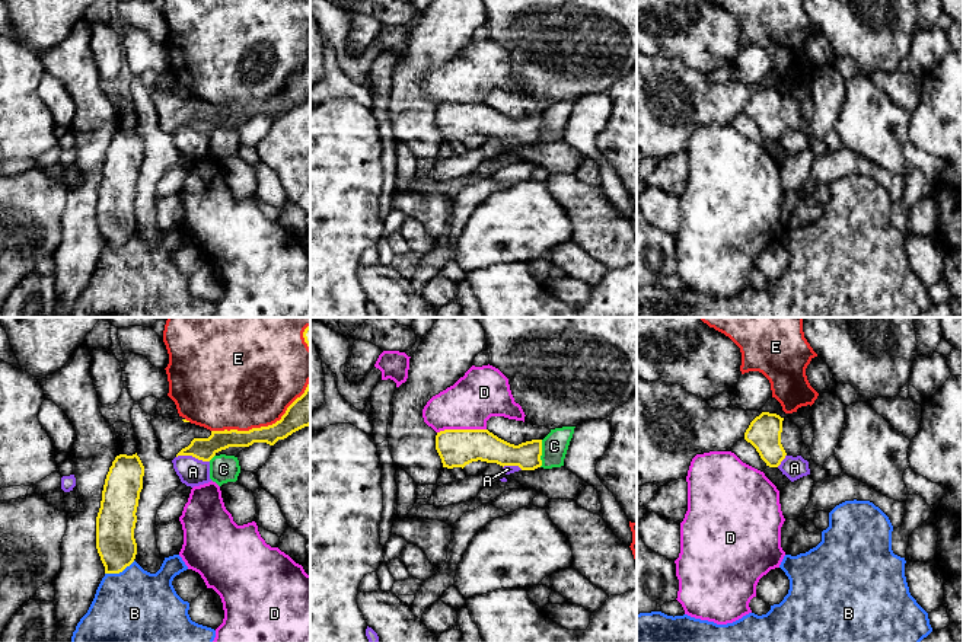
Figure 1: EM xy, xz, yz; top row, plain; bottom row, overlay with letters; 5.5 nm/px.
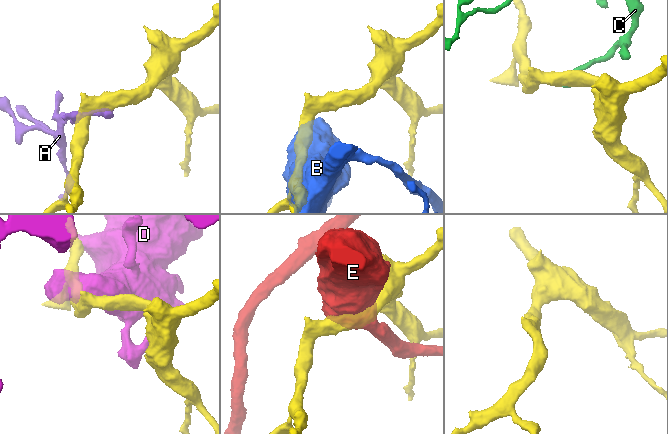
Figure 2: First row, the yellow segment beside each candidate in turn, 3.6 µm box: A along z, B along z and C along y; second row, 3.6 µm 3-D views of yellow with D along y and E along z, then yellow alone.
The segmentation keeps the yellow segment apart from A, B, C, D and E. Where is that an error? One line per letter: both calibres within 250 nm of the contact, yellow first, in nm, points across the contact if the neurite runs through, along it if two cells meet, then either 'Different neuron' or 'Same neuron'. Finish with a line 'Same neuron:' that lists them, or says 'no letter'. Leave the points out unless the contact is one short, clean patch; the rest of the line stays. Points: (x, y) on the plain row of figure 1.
A: Thickness 130 nm (yellow) against 160 nm. Boundary: xy (177, 130), (194, 130), (209, 136). Different neuron
B: Thickness 220 nm (yellow) against 480 nm. Different neuron
C: Thickness 150 nm (yellow) against 140 nm. Different neuron
D: Thickness 200 nm (yellow) against 280 nm. Different neuron
E: Thickness 170 nm (yellow) against 480 nm. Different neuron
Same neuron: no letter

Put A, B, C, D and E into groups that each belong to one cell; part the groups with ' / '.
A / B / C / D / E

